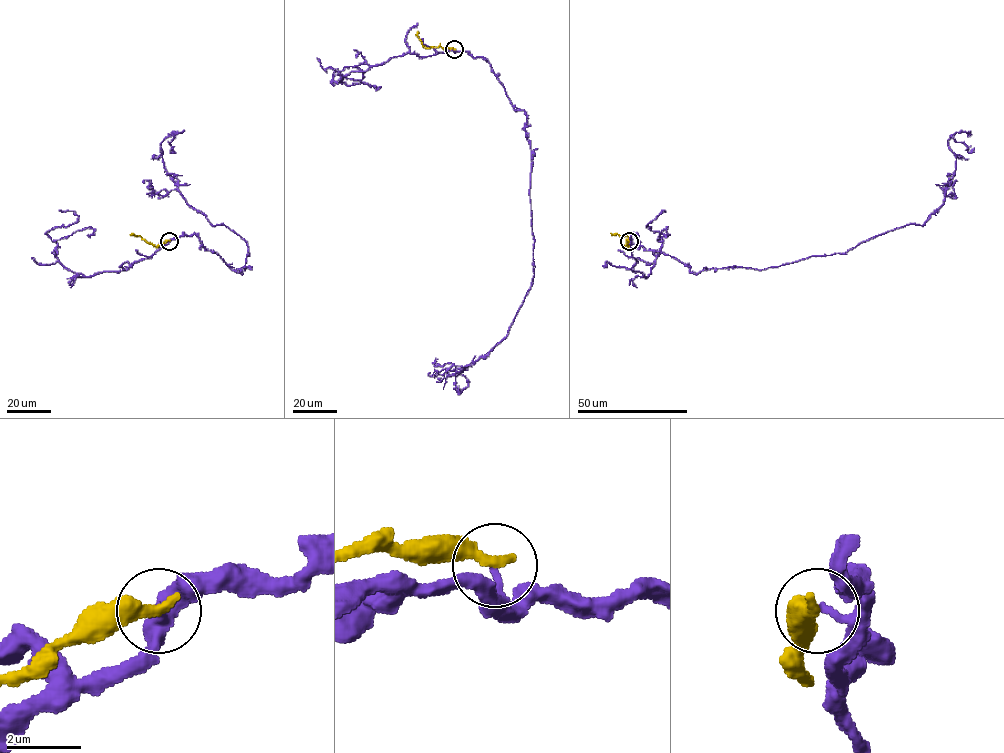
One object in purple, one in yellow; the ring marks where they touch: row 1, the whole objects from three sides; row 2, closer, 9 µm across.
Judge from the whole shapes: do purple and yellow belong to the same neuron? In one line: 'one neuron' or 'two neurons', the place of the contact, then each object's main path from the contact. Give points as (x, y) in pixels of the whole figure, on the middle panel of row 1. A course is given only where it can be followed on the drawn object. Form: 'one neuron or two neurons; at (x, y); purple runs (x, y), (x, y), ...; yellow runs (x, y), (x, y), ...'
two neurons; at (454, 49); purple runs (454, 49), (485, 59), (527, 116), (534, 275), (508, 334), (446, 369), (467, 380), (453, 388); yellow runs (454, 49), (426, 48), (418, 31)

